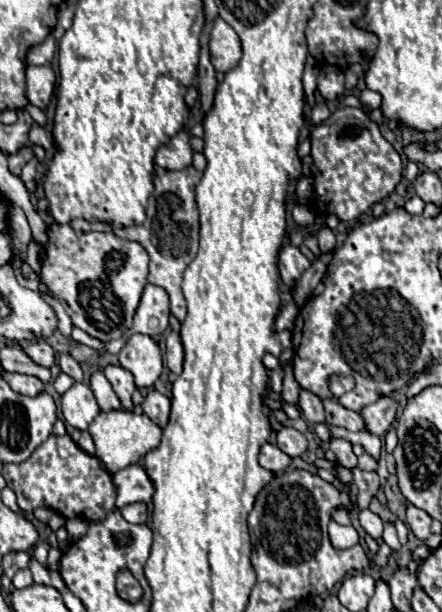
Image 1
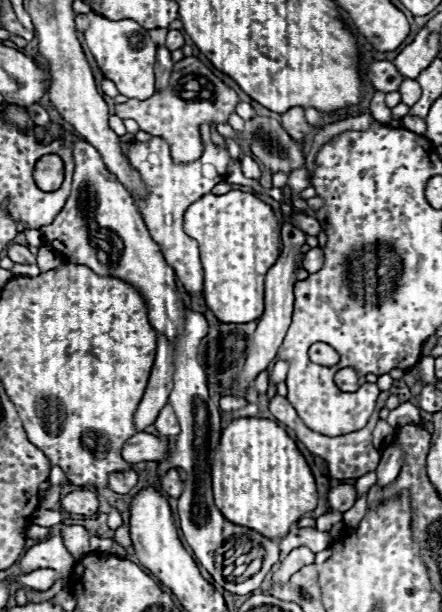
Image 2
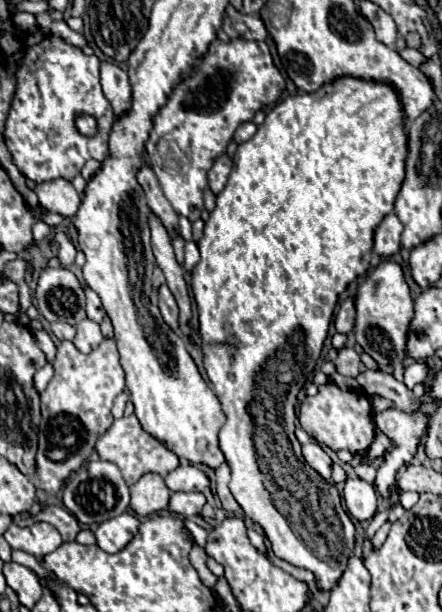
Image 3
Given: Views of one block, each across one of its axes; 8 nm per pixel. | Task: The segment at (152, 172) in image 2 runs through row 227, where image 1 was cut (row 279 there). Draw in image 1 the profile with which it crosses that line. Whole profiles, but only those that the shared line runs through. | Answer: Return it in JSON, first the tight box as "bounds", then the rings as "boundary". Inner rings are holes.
{"bounds":[116,166,202,322],"boundary":[[[194,166],[176,170],[176,172],[170,172],[170,170],[160,172],[158,176],[154,176],[154,192],[148,200],[144,224],[116,230],[118,236],[136,240],[146,248],[150,256],[148,282],[168,292],[170,312],[178,322],[184,322],[186,318],[186,300],[180,290],[182,274],[198,250],[198,214],[196,214],[196,202],[194,202],[194,188],[196,188],[196,182],[200,182],[200,178],[202,178],[202,172],[198,172]]]}

